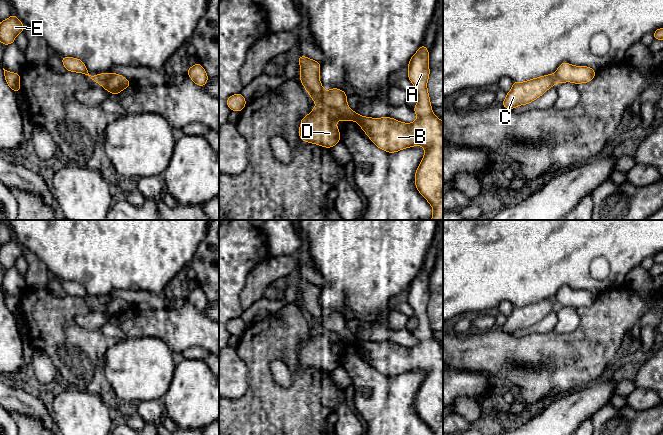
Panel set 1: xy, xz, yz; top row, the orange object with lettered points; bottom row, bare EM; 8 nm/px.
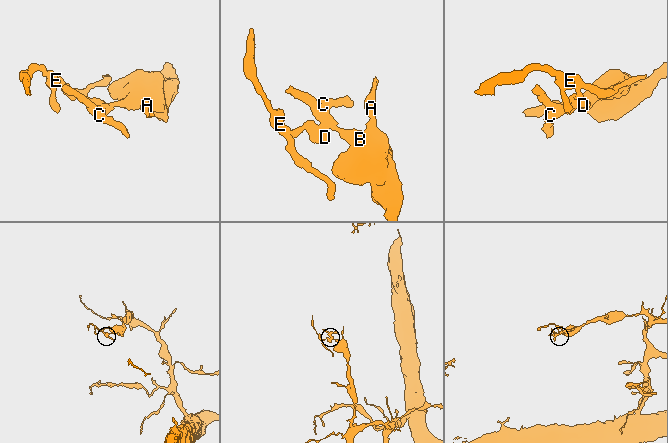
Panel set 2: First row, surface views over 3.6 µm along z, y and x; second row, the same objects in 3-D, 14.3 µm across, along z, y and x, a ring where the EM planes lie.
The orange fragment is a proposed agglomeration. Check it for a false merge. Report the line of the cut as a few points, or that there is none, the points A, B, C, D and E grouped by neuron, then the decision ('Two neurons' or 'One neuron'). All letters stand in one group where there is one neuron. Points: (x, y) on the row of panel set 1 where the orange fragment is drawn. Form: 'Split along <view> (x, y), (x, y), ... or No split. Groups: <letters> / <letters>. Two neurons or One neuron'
Split along xz (317, 105), (330, 109), (338, 117). Groups: A B C / D E. Two neurons

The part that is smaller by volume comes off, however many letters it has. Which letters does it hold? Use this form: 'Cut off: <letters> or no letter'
Cut off: D, E

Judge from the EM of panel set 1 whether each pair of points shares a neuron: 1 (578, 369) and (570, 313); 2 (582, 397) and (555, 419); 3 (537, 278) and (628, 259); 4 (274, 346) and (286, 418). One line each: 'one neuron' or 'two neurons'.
1: two neurons
2: one neuron
3: one neuron
4: one neuron

